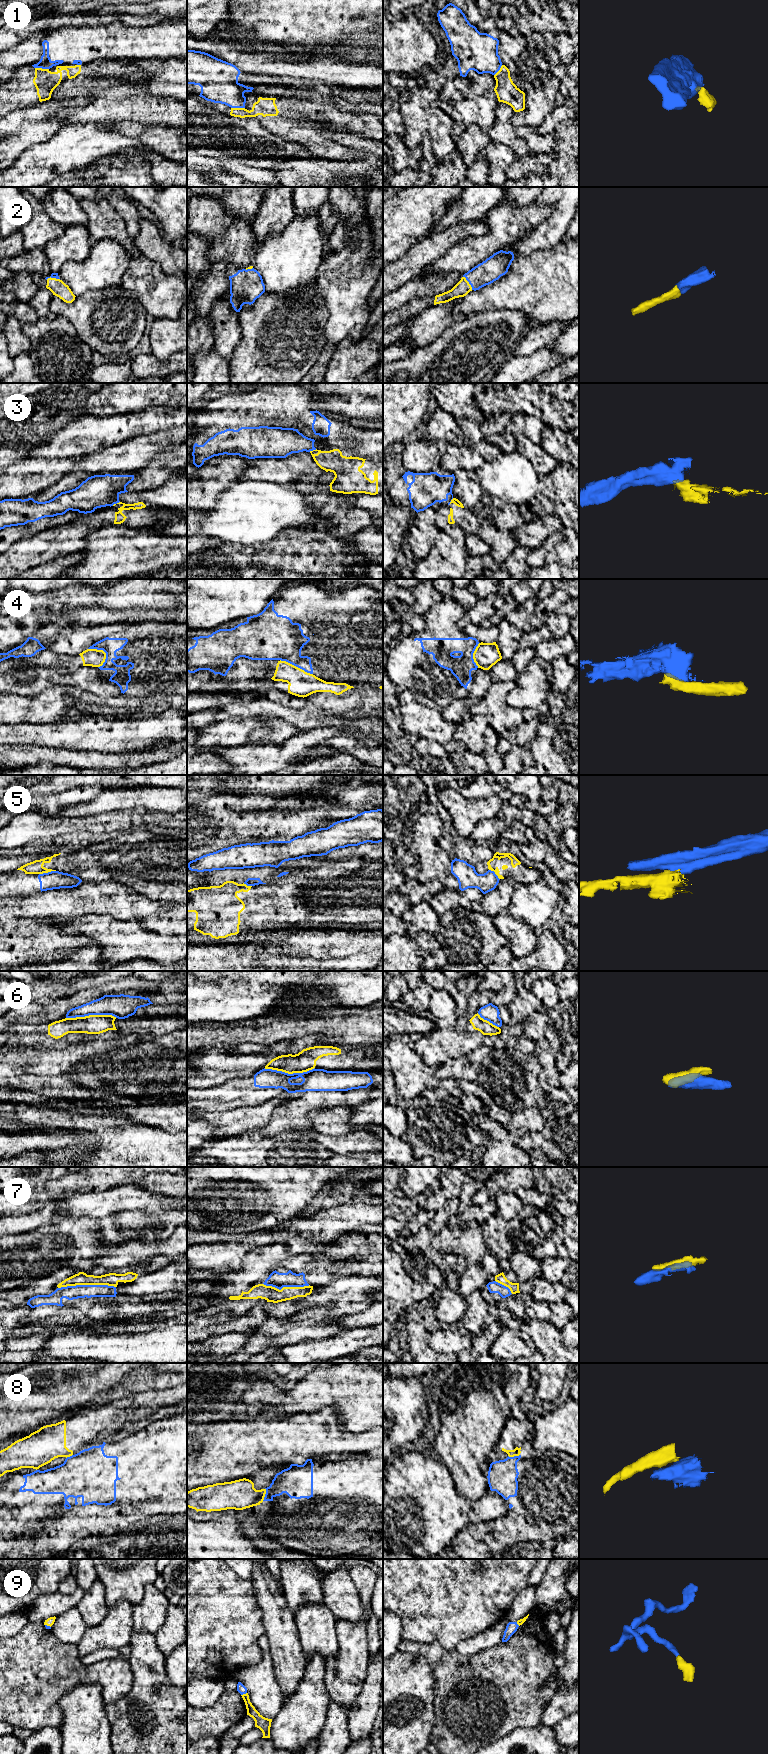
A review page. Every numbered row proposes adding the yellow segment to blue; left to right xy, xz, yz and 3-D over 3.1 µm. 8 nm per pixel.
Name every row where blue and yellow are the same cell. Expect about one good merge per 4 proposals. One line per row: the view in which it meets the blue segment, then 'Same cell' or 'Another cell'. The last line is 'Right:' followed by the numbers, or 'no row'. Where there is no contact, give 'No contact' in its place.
1: Touches blue in xy. Another cell
2: Touches blue in yz. Same cell
3: Touches blue in xy. Another cell
4: Touches blue in xy. Another cell
5: Touches blue in xy. Another cell
6: Touches blue in xy. Another cell
7: Touches blue in xy. Same cell
8: Touches blue in xz. Another cell
9: Touches blue in xz. Same cell
Right: 2, 7, 9

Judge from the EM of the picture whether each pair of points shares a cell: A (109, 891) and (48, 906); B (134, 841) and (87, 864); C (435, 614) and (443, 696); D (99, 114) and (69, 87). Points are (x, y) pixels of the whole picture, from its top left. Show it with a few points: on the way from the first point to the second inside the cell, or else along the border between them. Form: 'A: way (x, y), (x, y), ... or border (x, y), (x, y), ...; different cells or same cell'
A: way (94, 898), (63, 903); same cell
B: way (122, 853), (111, 859), (99, 861); same cell
C: way (442, 634), (443, 676); same cell
D: way (99, 102), (99, 96), (94, 91), (81, 89); same cell

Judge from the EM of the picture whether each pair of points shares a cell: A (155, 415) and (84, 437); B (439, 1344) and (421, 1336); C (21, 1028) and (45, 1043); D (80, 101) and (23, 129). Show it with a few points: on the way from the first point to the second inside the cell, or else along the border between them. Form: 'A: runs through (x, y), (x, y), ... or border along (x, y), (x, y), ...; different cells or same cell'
A: runs through (137, 424), (102, 432); same cell
B: border along (428, 1333), (427, 1342), (437, 1352); different cells
C: border along (33, 1032), (10, 1036); different cells
D: runs through (66, 104), (51, 107), (37, 121); same cell

